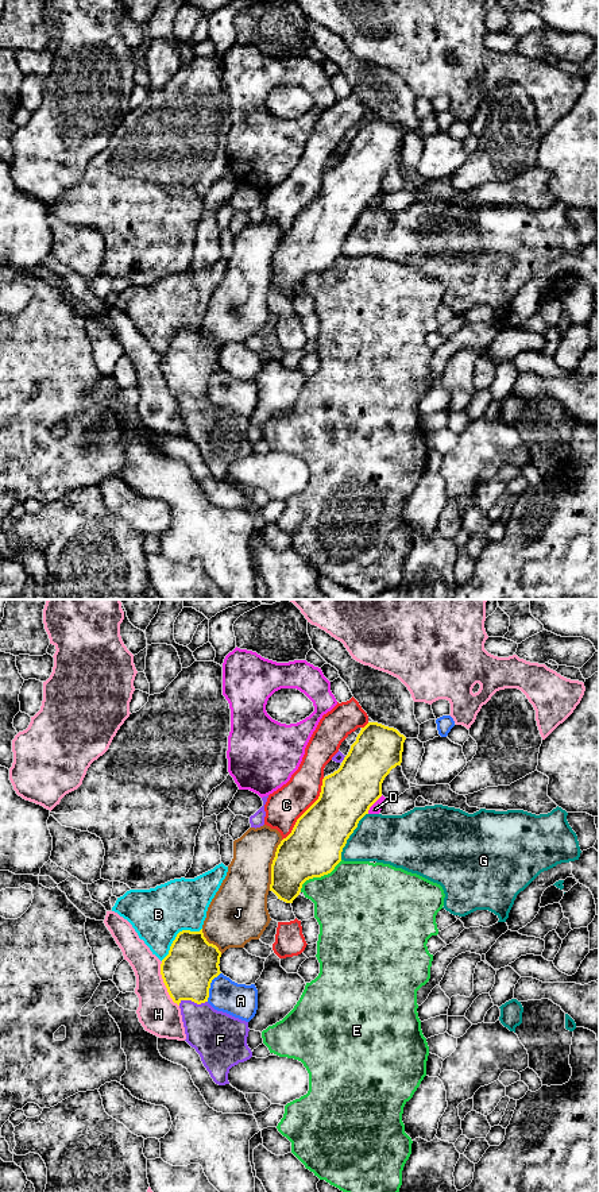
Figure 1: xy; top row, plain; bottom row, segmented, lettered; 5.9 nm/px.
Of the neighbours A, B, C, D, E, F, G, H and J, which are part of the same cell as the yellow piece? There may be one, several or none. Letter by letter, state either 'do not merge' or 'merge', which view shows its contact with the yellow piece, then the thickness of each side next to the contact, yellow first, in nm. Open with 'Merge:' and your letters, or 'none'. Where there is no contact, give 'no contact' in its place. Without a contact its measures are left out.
Merge: none
A: do not merge; contact in xy; calibres 300 and 200 nm
B: do not merge; contact in xy; calibres 300 and 320 nm
C: do not merge; contact in xy; calibres 340 and 220 nm
D: do not merge; contact in xy; calibres 320 and 60 nm
E: do not merge; contact in xy; calibres 340 and 440 nm
F: do not merge; contact in xy; calibres 300 and 280 nm
G: do not merge; contact in xy; calibres 340 and 280 nm
H: do not merge; contact in xy; calibres 300 and 240 nm
J: do not merge; contact in xy; calibres 320 and 280 nm

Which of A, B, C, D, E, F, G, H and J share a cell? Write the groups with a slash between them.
A / B / C / D / E / F / G / H / J

